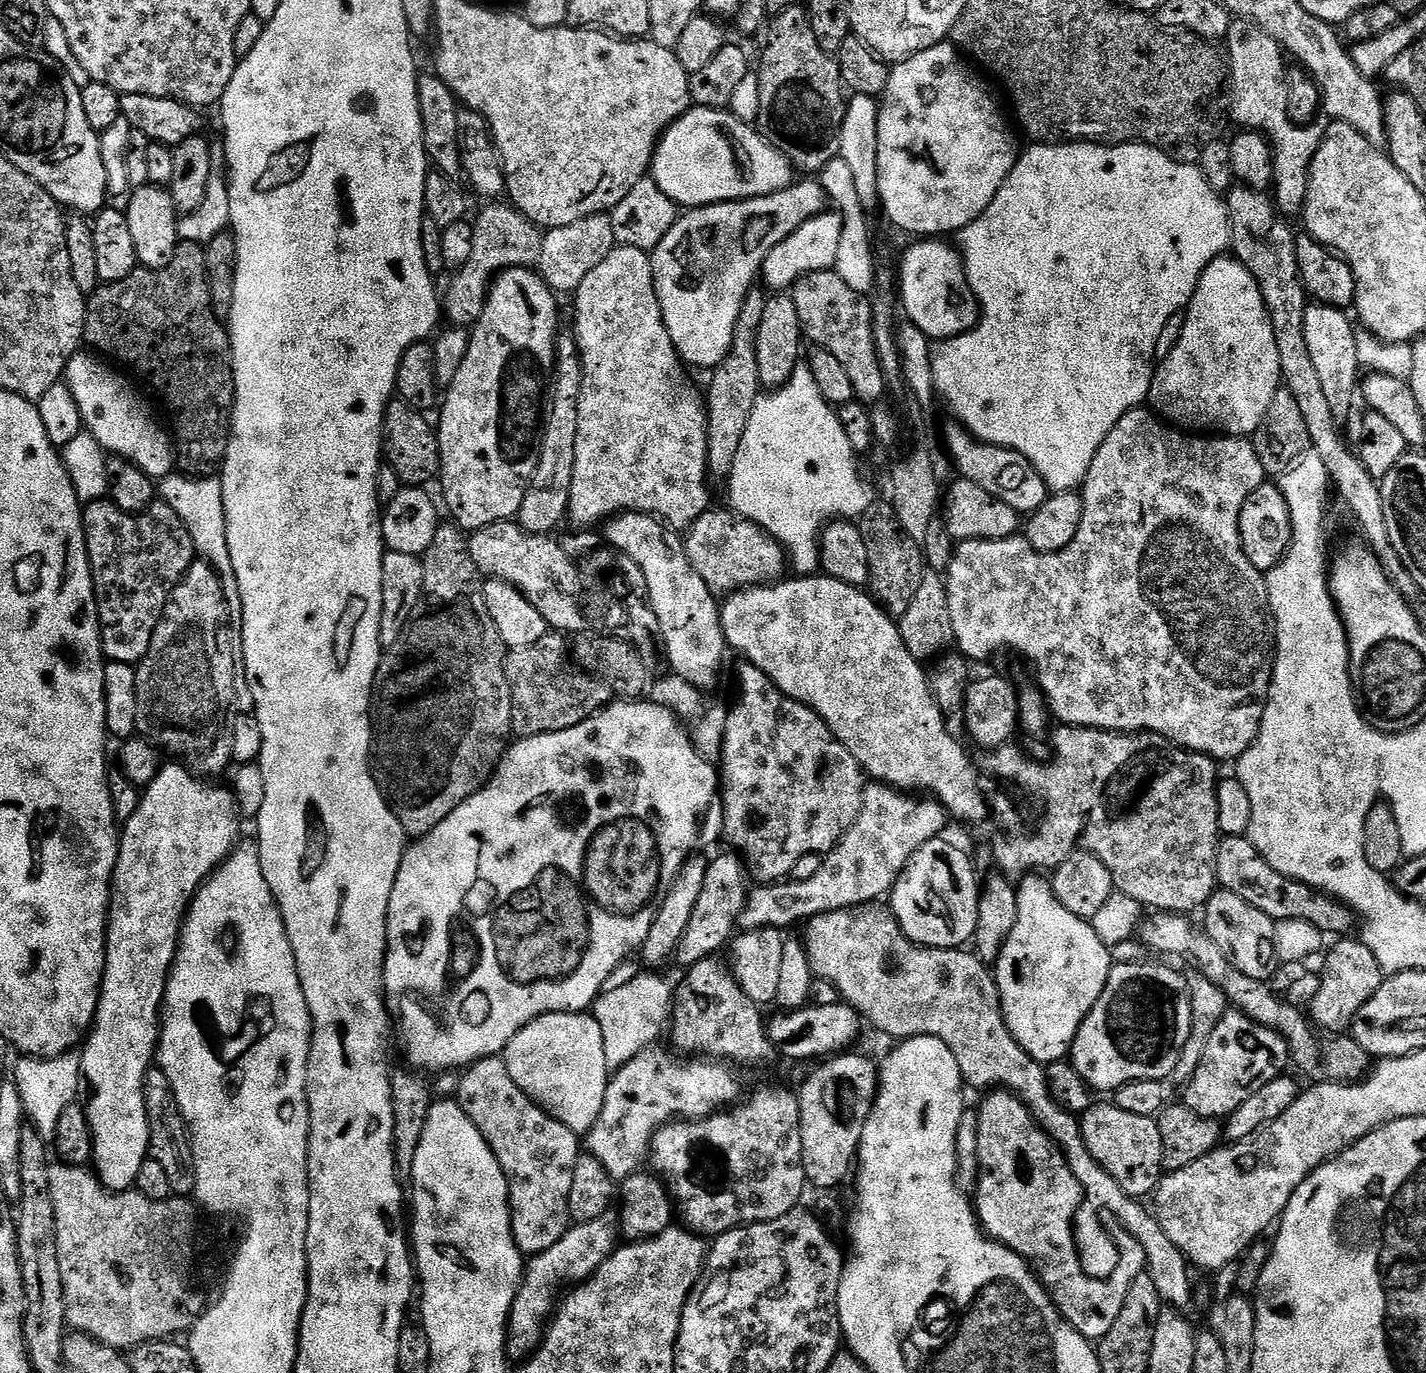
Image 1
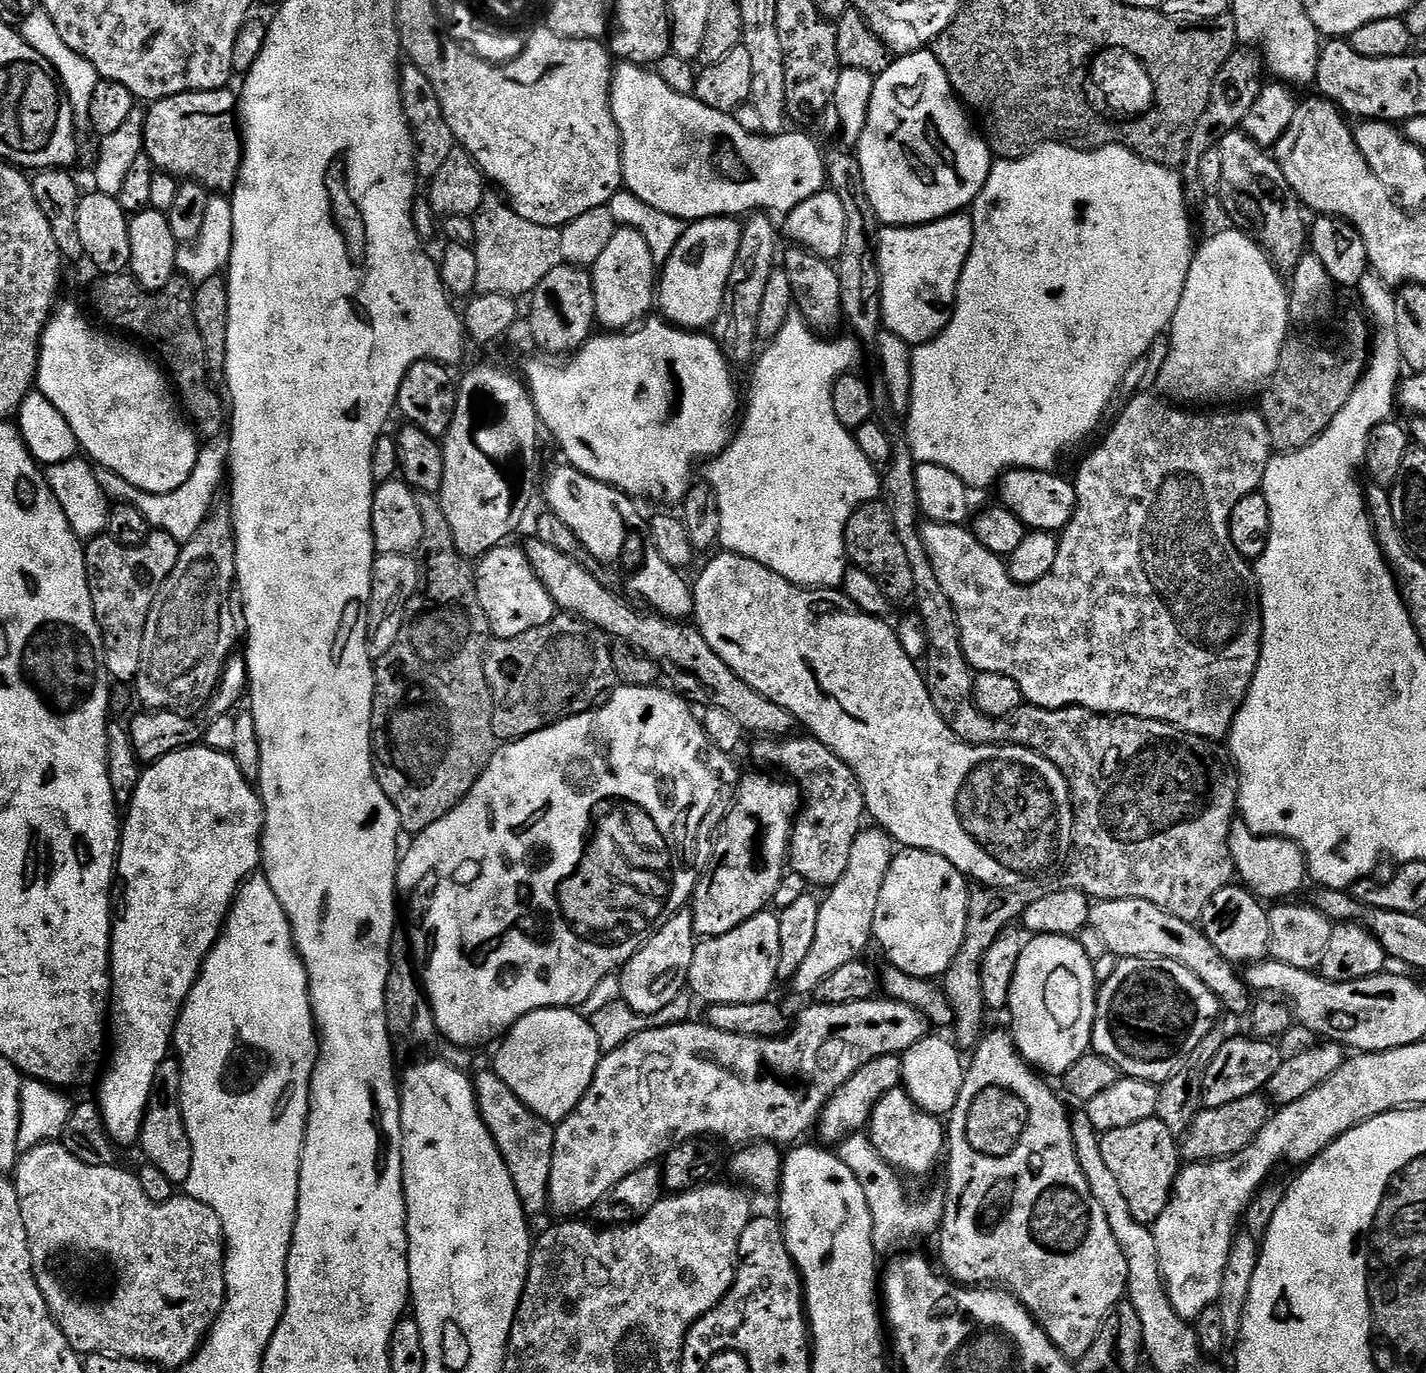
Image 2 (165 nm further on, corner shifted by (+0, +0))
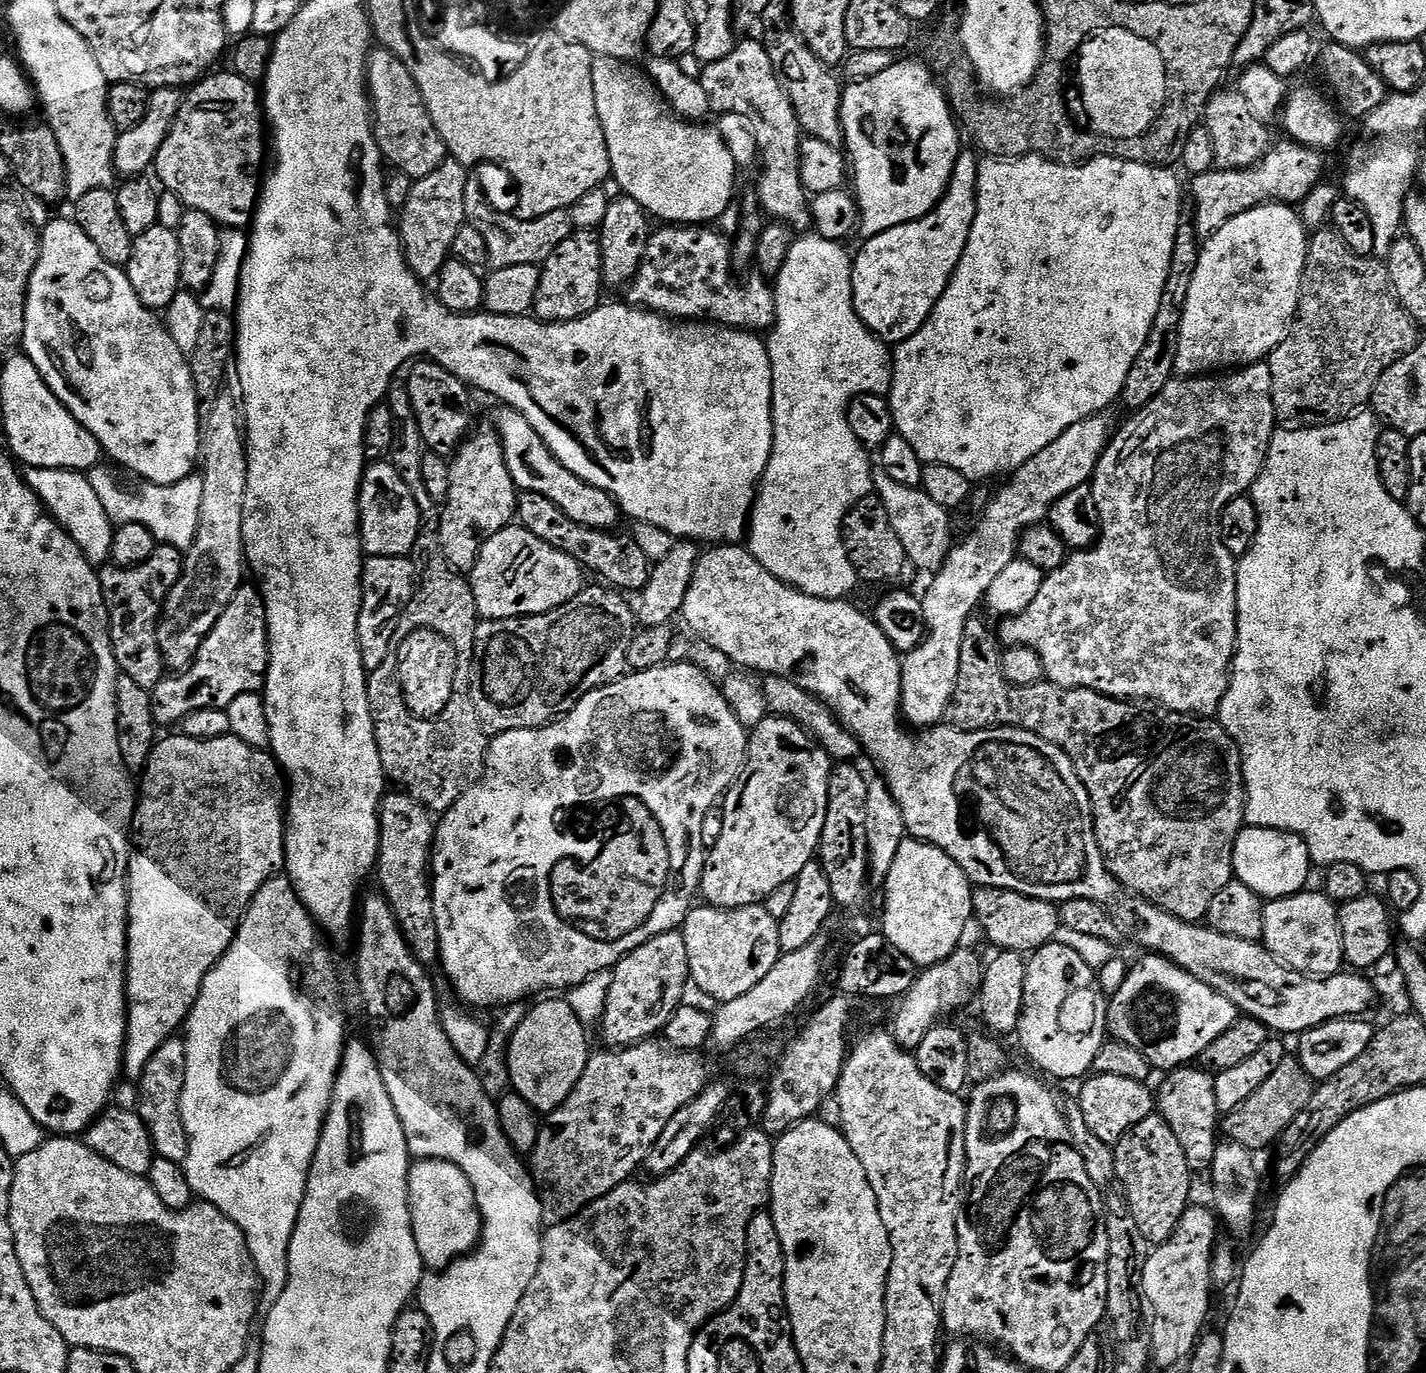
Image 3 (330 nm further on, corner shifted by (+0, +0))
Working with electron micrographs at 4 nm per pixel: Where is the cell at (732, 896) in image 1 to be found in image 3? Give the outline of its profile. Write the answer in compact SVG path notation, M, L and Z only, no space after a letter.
M767 715L760 725L749 735L748 750L744 758L744 763L739 772L736 774L735 780L728 787L727 792L722 797L722 808L724 804L724 813L720 816L720 837L716 840L716 845L711 845L710 851L707 853L704 861L704 872L700 875L700 887L698 896L707 907L717 910L727 910L730 908L750 908L759 905L767 900L770 894L774 894L774 890L778 890L778 886L783 884L791 884L798 874L802 874L802 870L807 864L813 863L814 857L817 855L820 846L820 834L824 825L824 810L828 807L828 777L830 768L827 768L822 761L816 760L816 756L810 749L804 748L808 744L809 737L799 724L787 718L779 718L774 715Z

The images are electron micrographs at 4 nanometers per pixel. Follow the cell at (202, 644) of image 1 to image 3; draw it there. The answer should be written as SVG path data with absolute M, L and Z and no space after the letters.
M227 394L216 397L209 412L203 413L200 421L200 455L198 457L198 479L200 481L200 509L194 517L196 533L187 545L182 556L180 577L175 586L168 591L160 609L160 619L156 625L155 647L163 667L168 670L183 670L191 664L198 654L206 634L214 630L214 622L222 610L234 598L242 586L240 580L246 576L244 558L244 539L242 538L242 518L244 517L244 494L246 492L246 442L242 437L242 416L238 404Z

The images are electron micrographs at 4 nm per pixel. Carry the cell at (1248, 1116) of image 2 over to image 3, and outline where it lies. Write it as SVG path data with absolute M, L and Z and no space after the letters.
M1285 1058L1278 1062L1278 1070L1266 1078L1265 1084L1258 1089L1238 1110L1227 1113L1222 1120L1222 1132L1224 1132L1231 1143L1237 1144L1242 1148L1248 1149L1253 1154L1259 1154L1263 1148L1271 1149L1279 1141L1281 1134L1306 1110L1306 1102L1310 1102L1314 1082L1307 1076L1294 1058Z

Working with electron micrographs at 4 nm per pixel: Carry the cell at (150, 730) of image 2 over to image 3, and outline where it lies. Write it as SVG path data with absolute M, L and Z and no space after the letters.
M241 586L234 598L222 610L218 622L214 622L214 630L206 634L198 654L187 668L168 674L150 690L152 723L157 729L172 728L183 725L187 716L207 708L227 709L234 698L251 692L259 693L264 687L264 676L268 672L268 642L264 627L264 613L260 593L255 587Z

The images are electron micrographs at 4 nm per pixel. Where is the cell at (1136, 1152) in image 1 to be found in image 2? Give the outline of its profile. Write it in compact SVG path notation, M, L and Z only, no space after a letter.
M1153 1118L1103 1133L1100 1145L1102 1158L1106 1158L1106 1166L1110 1166L1114 1179L1118 1181L1122 1198L1126 1198L1126 1206L1130 1206L1130 1214L1134 1214L1138 1222L1149 1226L1155 1224L1162 1210L1166 1210L1182 1167L1182 1148L1178 1138L1161 1120Z

